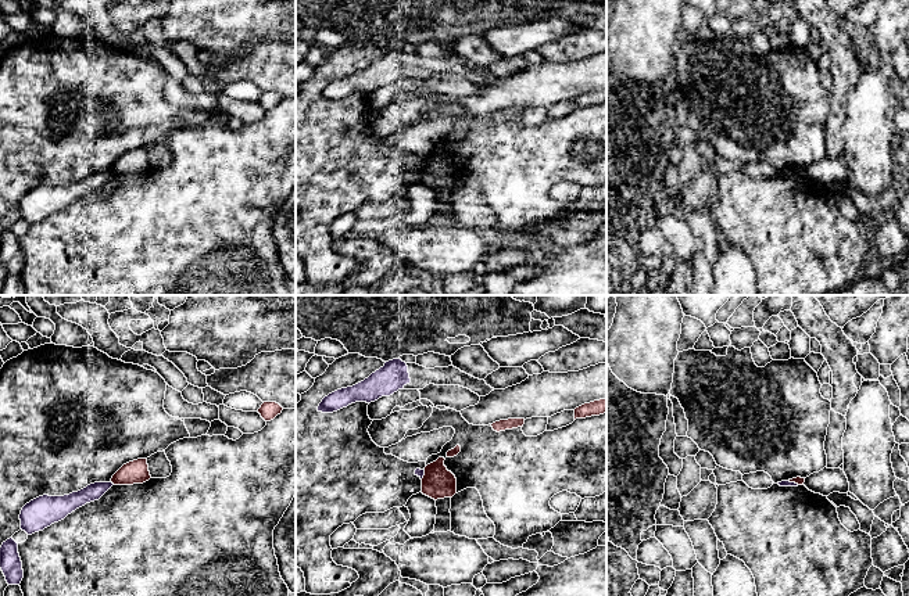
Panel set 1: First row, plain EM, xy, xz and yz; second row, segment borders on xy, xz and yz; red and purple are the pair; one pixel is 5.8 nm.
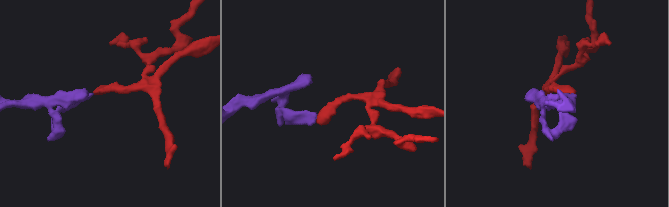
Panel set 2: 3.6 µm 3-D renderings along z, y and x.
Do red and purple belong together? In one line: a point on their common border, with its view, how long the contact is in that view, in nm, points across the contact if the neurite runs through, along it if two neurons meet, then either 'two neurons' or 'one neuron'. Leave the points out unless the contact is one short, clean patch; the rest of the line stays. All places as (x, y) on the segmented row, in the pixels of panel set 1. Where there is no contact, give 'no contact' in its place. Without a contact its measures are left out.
meets red in xy at (113, 483); contact 30 nm long; two neurons

